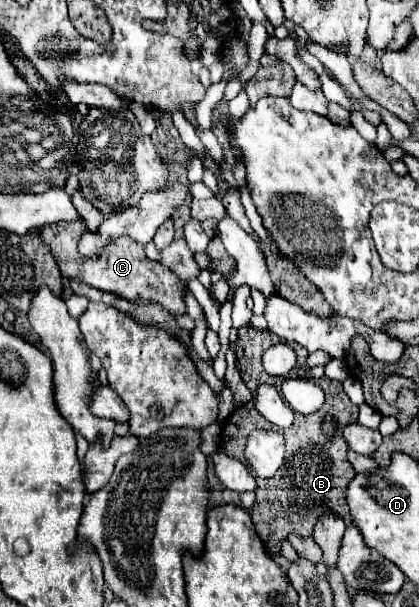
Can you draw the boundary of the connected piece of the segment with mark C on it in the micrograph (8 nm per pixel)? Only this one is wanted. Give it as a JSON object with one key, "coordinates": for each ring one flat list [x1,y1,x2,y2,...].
{"coordinates":[[71,221,71,223,57,223,49,227,41,227,41,239,51,247,51,253,61,269,63,279,79,279,91,287,97,287,107,293,115,293,127,301,155,301,171,315,185,315,185,303,181,303,181,279,167,267,163,267,157,261,151,261,143,253,143,245,121,237,119,241,111,243,109,249,97,257,97,259,85,259,77,251,77,239,81,233,85,233,87,227,83,221]]}

